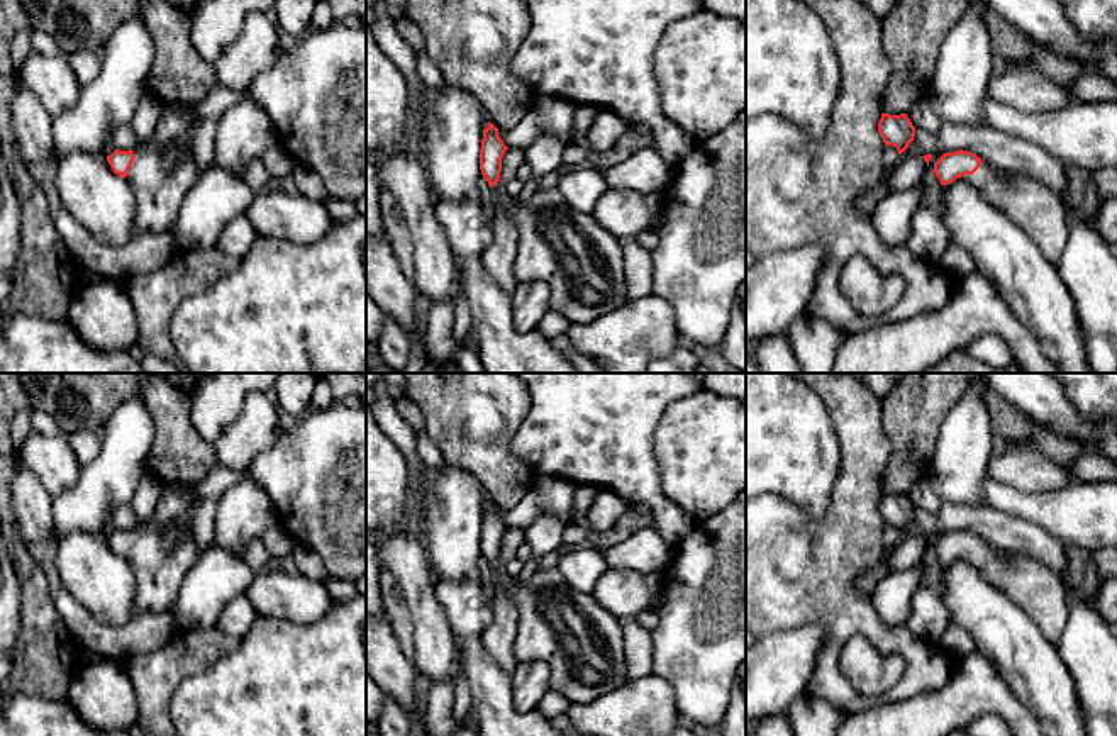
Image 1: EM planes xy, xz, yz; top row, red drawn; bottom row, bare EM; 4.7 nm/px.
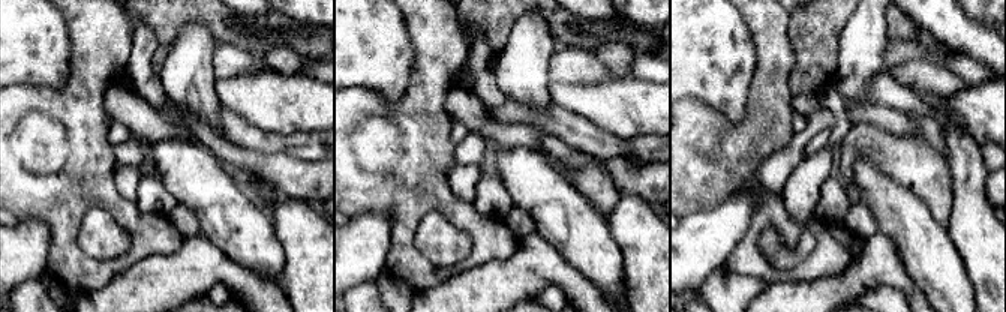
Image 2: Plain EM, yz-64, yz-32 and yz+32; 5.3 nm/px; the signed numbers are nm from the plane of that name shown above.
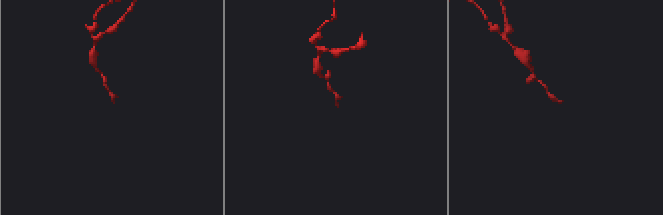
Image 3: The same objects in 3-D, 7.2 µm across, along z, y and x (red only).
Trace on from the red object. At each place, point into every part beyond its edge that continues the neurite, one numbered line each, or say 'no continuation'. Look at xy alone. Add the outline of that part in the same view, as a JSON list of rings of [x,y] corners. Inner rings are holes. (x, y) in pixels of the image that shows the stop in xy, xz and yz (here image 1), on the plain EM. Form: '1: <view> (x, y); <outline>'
1: xy (163, 552); [[[185,483],[164,485],[151,519],[132,529],[136,538],[125,560],[136,580],[136,611],[173,611],[181,582],[200,556],[190,516],[195,490],[197,487]]]

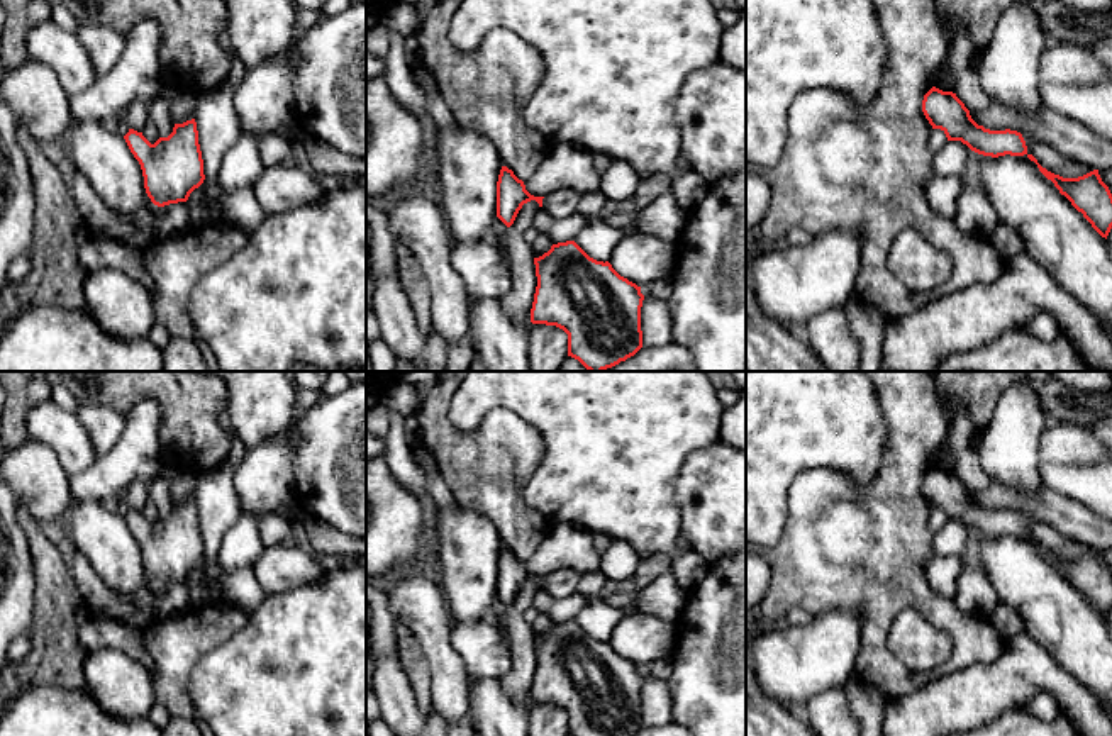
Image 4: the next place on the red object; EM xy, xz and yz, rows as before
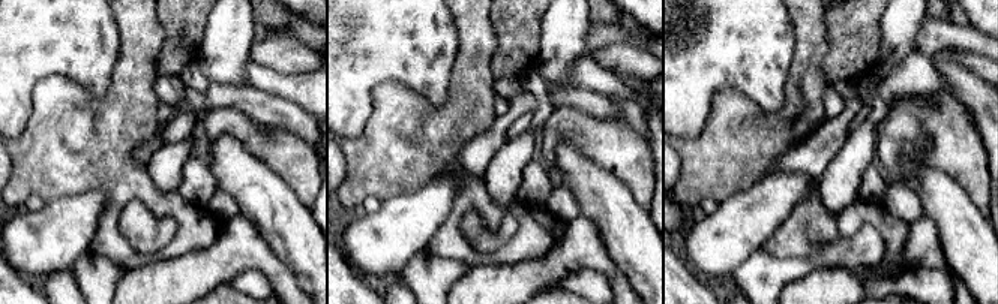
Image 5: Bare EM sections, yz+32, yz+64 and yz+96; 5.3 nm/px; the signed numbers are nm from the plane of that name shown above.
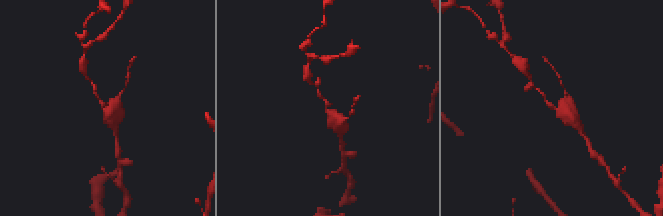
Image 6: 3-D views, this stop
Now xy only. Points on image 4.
no continuation

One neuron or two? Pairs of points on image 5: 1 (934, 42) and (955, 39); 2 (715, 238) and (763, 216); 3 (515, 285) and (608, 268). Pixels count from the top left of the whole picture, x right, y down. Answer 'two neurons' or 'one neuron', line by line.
1: one neuron
2: one neuron
3: one neuron

